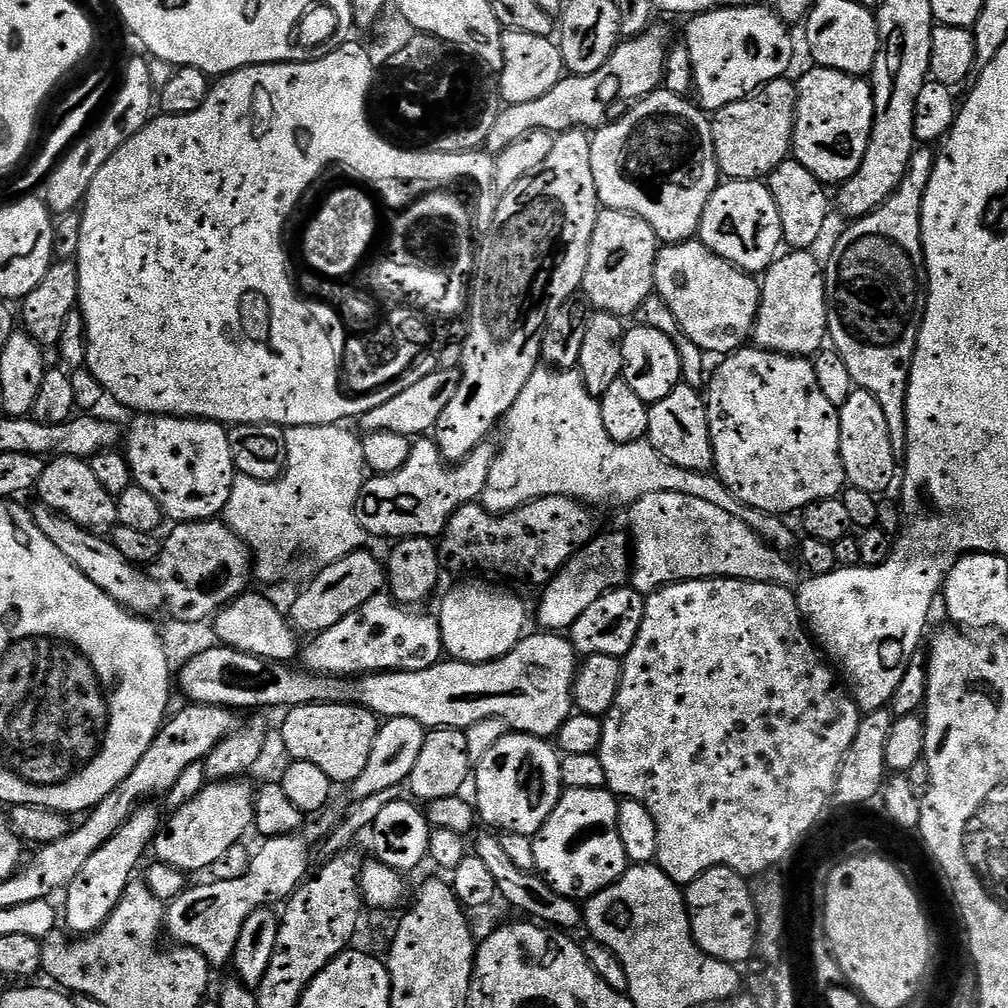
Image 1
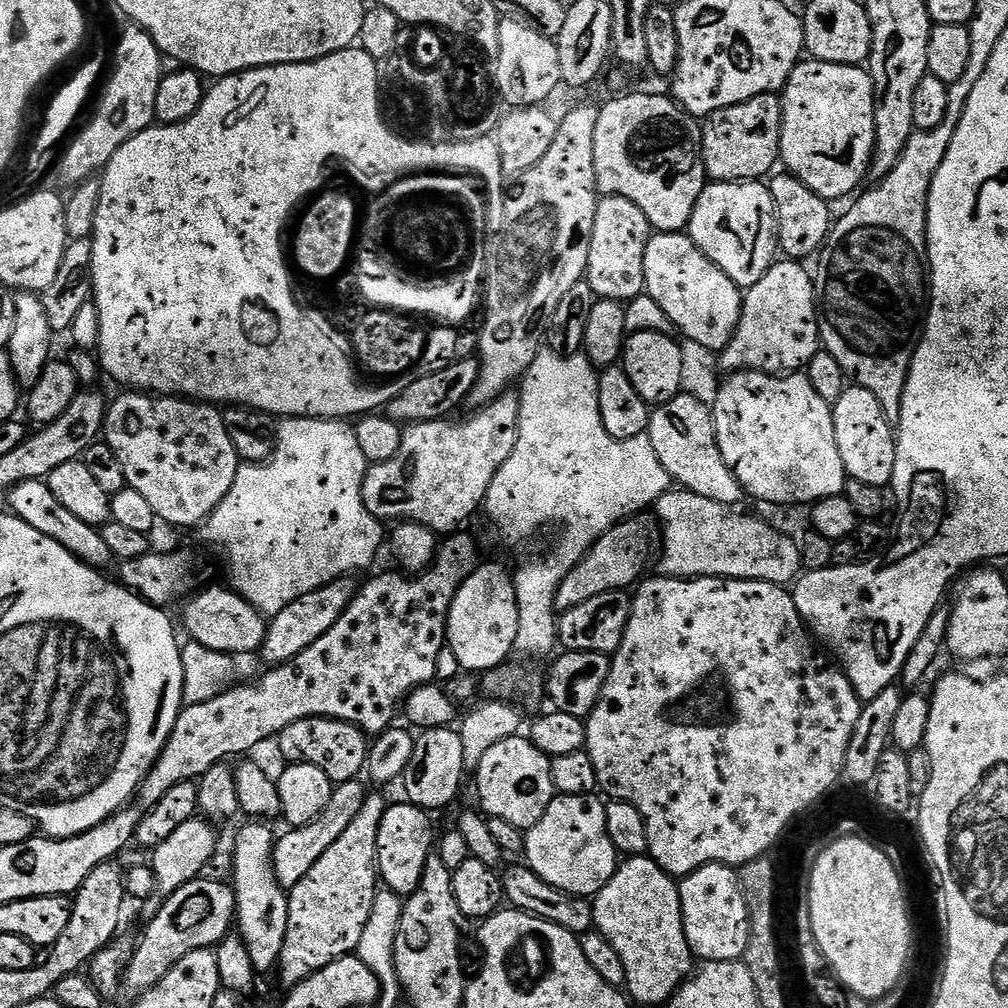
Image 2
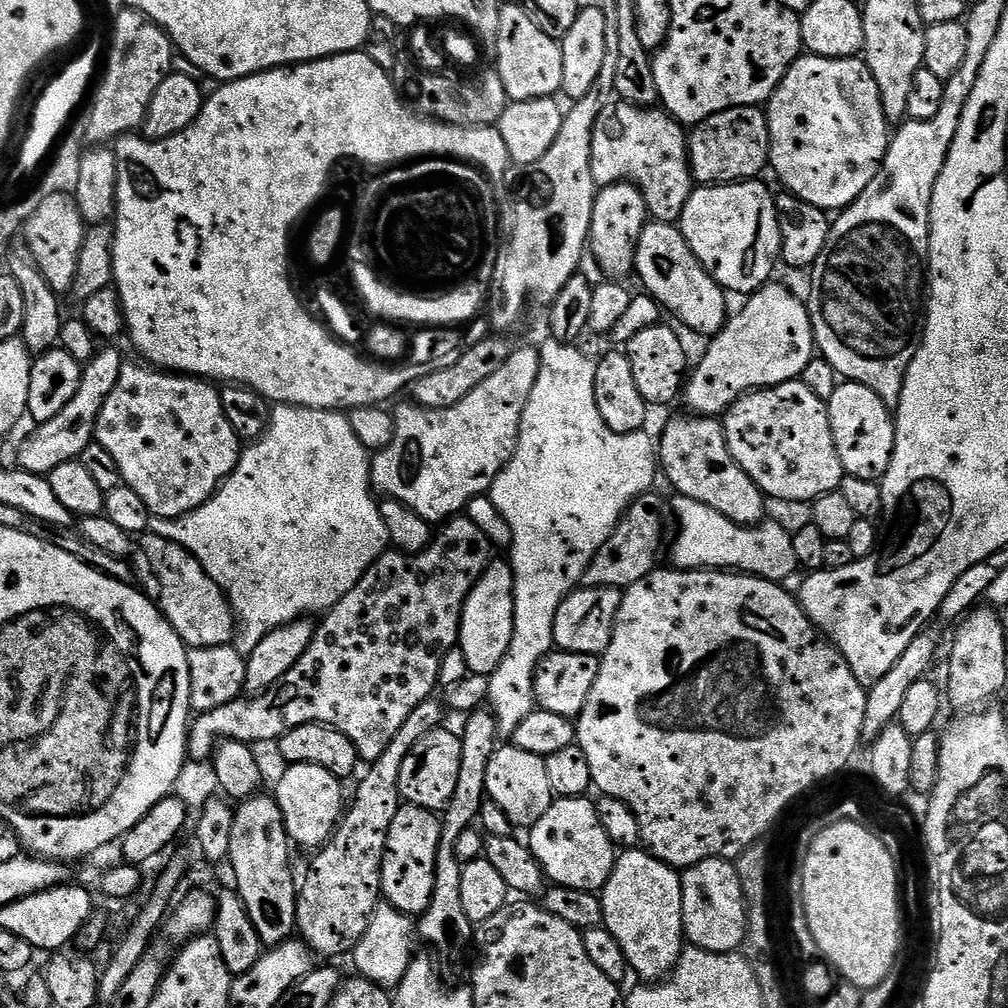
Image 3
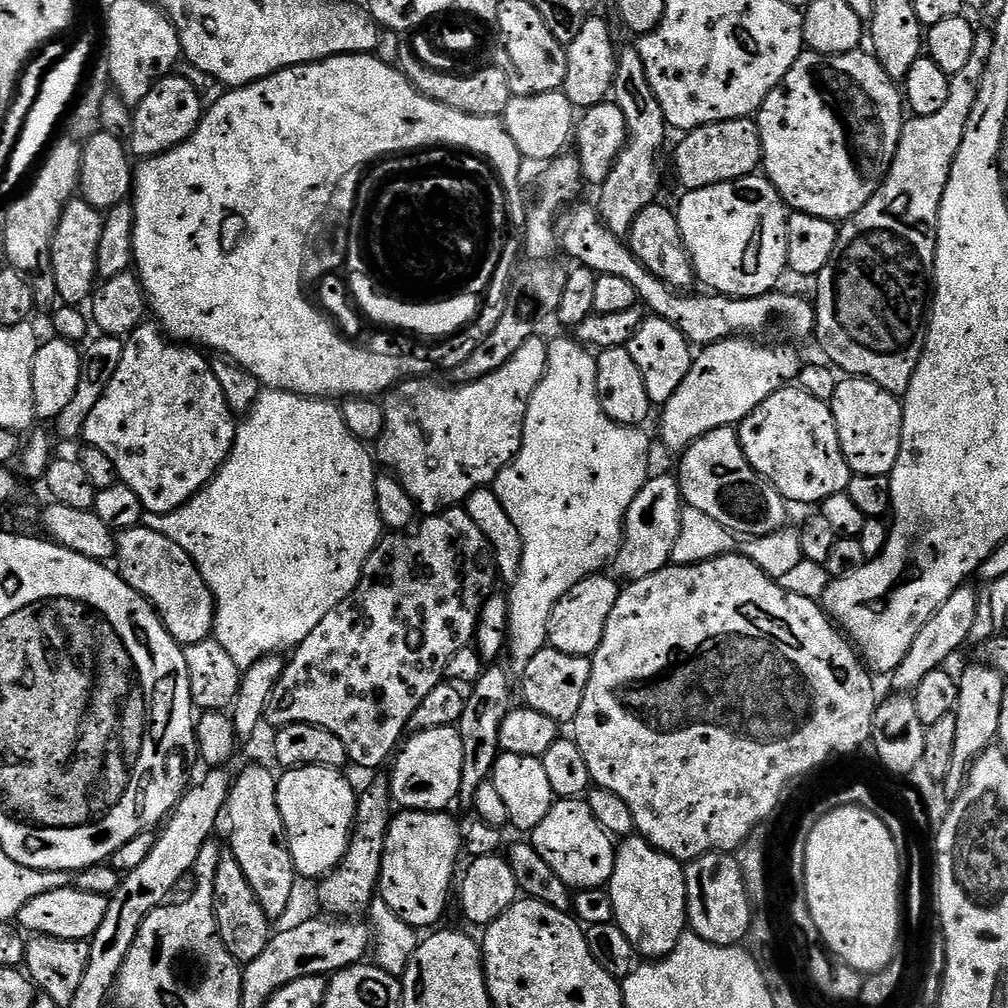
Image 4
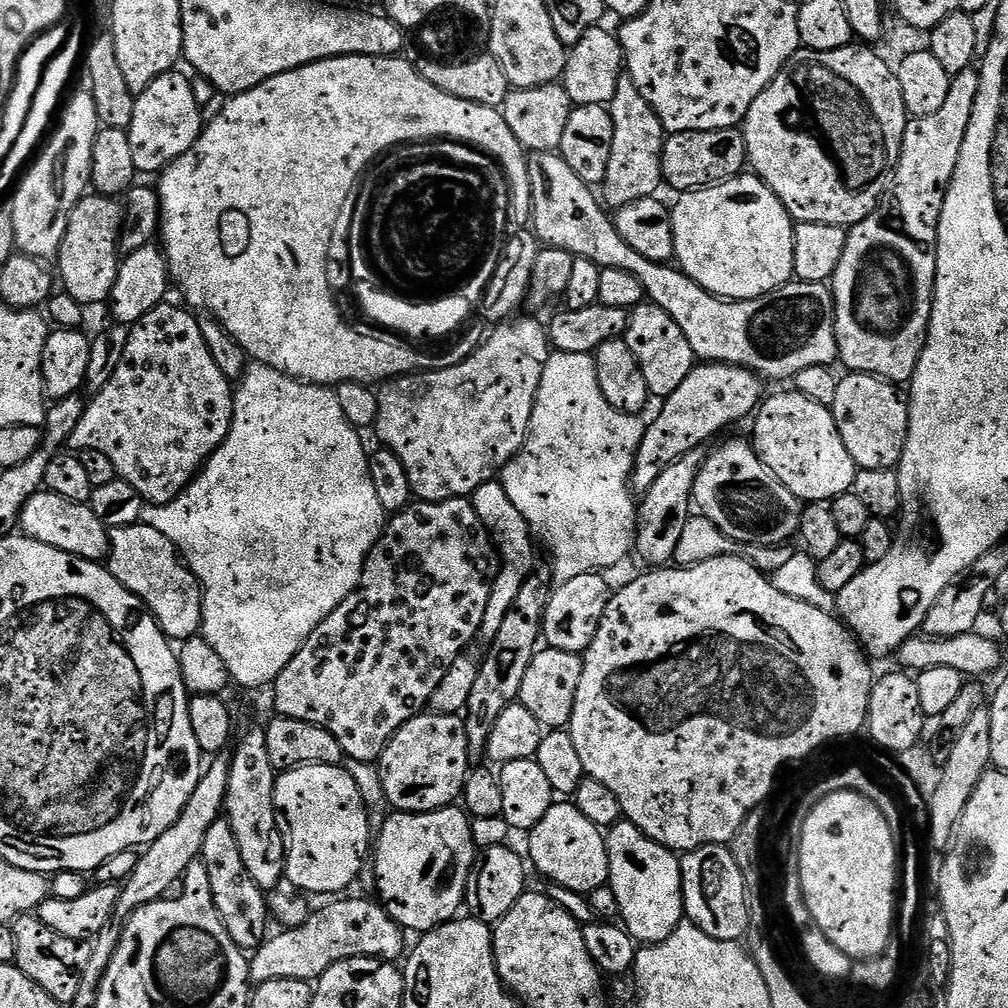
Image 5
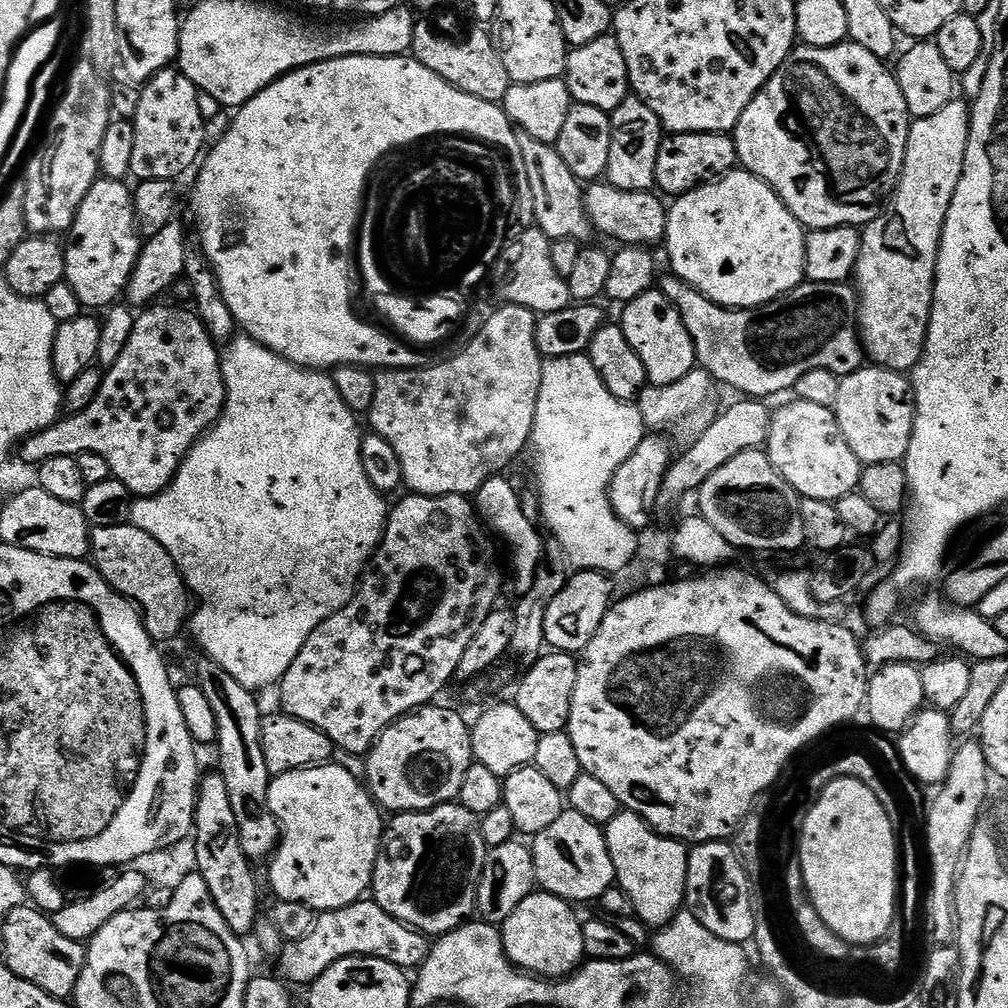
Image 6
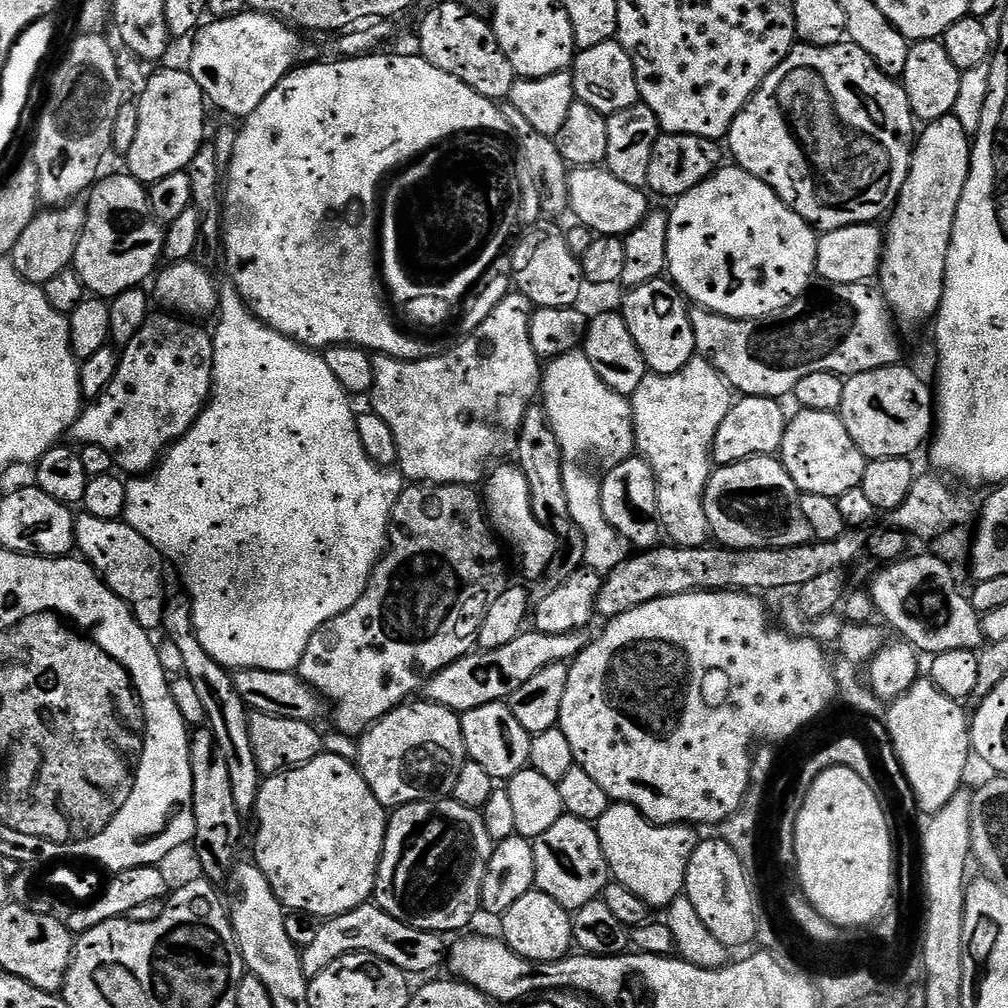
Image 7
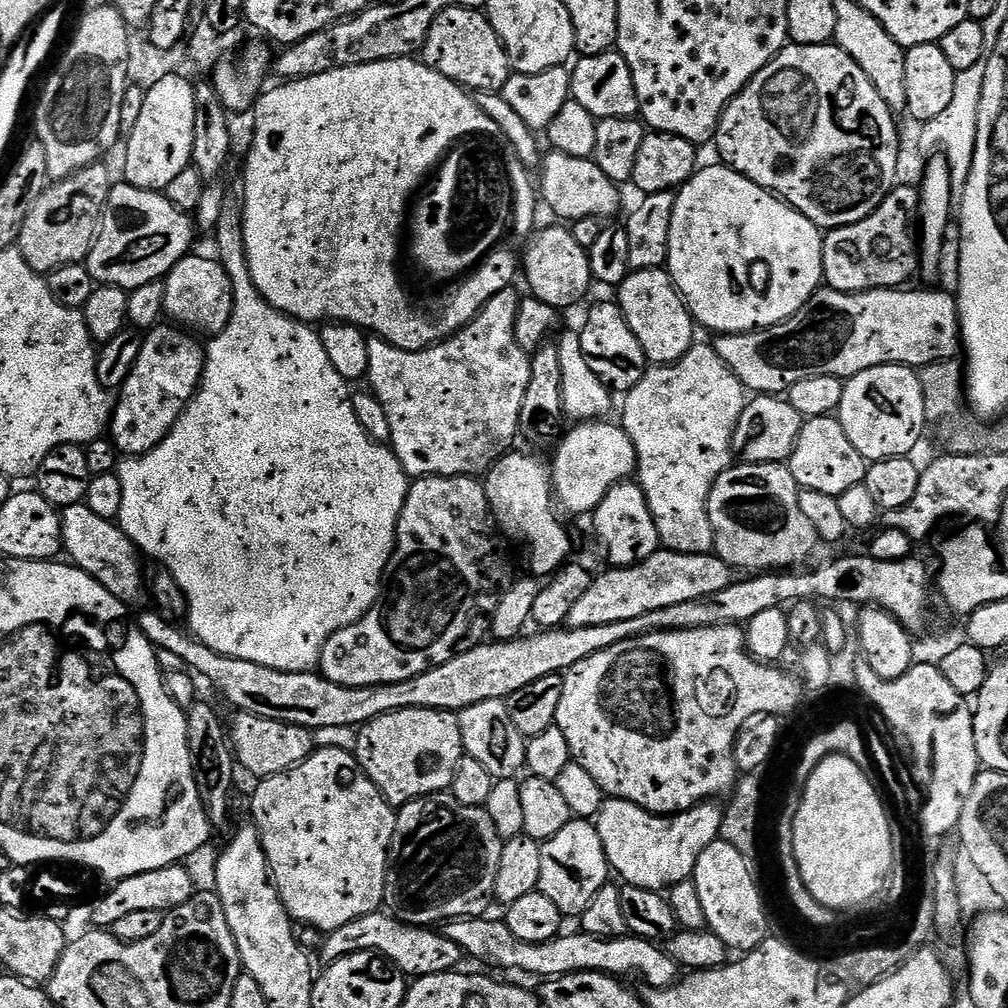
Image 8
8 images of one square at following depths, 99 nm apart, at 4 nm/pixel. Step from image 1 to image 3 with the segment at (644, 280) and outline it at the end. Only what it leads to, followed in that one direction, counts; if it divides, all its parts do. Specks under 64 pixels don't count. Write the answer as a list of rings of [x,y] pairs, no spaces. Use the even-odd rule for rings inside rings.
[[[605,184],[597,191],[588,239],[590,256],[596,259],[597,266],[608,275],[605,277],[620,282],[625,279],[623,276],[633,275],[640,235],[649,220],[646,198],[635,184]]]

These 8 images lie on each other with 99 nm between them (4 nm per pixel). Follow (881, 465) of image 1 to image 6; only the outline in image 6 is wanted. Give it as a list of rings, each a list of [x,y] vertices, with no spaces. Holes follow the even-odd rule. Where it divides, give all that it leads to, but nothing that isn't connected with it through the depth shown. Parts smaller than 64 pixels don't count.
[[[862,366],[857,372],[841,379],[834,411],[842,438],[846,438],[861,465],[903,461],[910,446],[916,417],[912,386],[905,373]]]

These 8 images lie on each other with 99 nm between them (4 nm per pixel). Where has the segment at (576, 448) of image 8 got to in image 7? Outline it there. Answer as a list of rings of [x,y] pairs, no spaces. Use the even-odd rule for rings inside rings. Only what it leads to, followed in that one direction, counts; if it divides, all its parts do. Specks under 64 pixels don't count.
[[[501,463],[488,473],[482,488],[482,504],[495,535],[509,549],[512,547],[516,551],[516,560],[520,563],[525,578],[528,580],[536,580],[539,576],[544,578],[548,576],[548,567],[556,553],[558,537],[555,531],[536,515],[532,491],[528,488],[528,475],[515,463],[508,463]]]

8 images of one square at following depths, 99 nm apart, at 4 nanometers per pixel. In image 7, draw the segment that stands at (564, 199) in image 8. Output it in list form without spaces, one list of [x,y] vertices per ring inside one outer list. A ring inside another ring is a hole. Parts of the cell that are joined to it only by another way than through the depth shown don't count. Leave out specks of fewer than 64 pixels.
[[[607,167],[572,168],[568,173],[568,206],[575,223],[583,224],[596,236],[625,237],[644,221],[650,211],[649,193],[644,188],[626,186]]]

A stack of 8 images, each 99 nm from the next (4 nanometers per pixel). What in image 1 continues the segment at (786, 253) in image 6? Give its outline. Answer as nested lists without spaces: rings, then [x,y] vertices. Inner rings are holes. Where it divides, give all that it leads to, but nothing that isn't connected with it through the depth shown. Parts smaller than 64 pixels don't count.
[[[728,180],[721,183],[702,214],[698,239],[711,252],[726,258],[743,272],[767,272],[784,244],[778,206],[774,206],[767,183],[758,180]]]

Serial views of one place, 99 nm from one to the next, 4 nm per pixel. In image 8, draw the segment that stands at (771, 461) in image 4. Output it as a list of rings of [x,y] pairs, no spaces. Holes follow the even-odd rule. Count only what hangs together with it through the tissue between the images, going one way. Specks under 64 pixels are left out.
[[[835,415],[819,416],[813,420],[805,419],[798,434],[798,442],[792,451],[792,457],[786,461],[786,467],[801,488],[818,490],[818,494],[830,494],[839,498],[846,490],[863,484],[868,473],[869,461],[854,450],[846,430],[842,430]]]

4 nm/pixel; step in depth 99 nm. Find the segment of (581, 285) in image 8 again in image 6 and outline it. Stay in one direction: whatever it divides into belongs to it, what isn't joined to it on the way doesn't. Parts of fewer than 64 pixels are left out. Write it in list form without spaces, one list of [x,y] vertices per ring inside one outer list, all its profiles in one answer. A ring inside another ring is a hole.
[[[533,226],[523,229],[516,241],[509,243],[500,255],[491,277],[492,288],[501,305],[513,304],[537,314],[557,312],[573,303],[568,281],[550,258],[552,241],[548,235]]]

